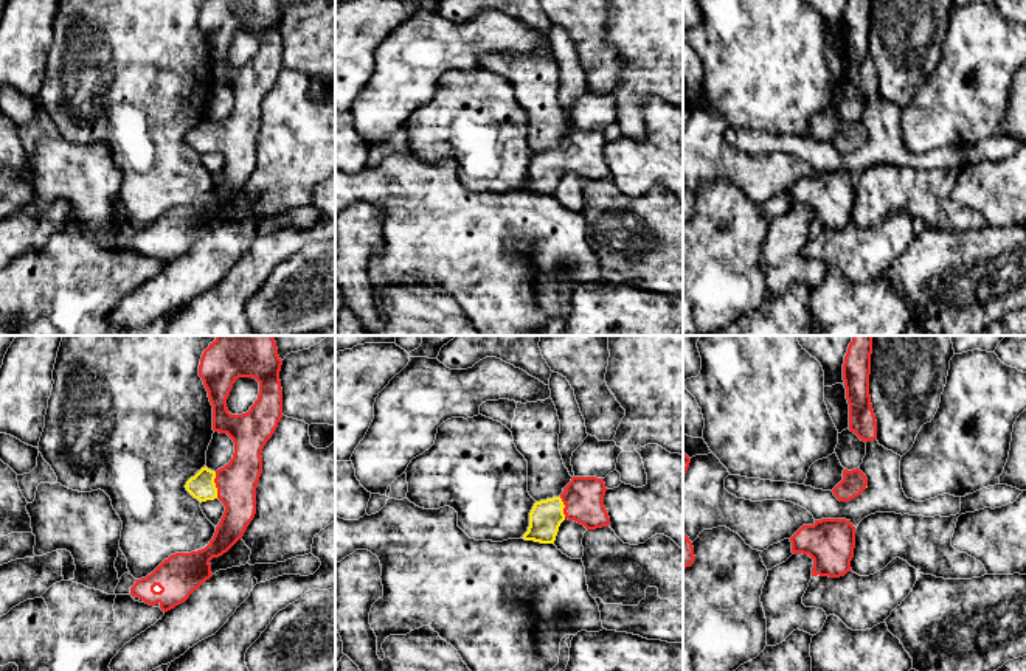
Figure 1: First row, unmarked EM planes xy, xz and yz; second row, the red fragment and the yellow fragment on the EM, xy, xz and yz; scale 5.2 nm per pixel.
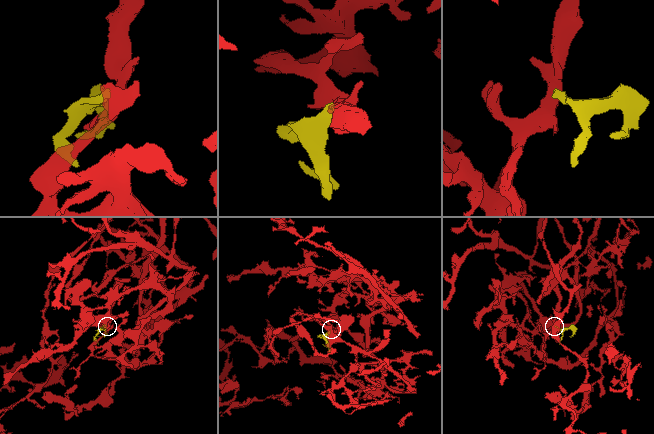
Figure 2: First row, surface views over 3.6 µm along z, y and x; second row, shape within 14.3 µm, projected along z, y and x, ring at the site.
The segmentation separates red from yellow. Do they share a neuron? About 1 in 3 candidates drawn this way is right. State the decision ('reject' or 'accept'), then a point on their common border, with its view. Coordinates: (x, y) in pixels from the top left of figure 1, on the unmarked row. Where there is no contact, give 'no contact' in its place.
accept; contact xy (216, 137)

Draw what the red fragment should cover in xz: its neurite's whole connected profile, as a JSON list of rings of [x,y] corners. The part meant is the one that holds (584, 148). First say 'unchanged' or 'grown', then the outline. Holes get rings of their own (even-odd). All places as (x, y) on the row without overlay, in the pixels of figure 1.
grown | [[[573,129],[559,149],[536,154],[529,165],[529,179],[522,191],[554,196],[560,176],[568,171],[596,182],[610,177],[604,158],[604,130]]]

